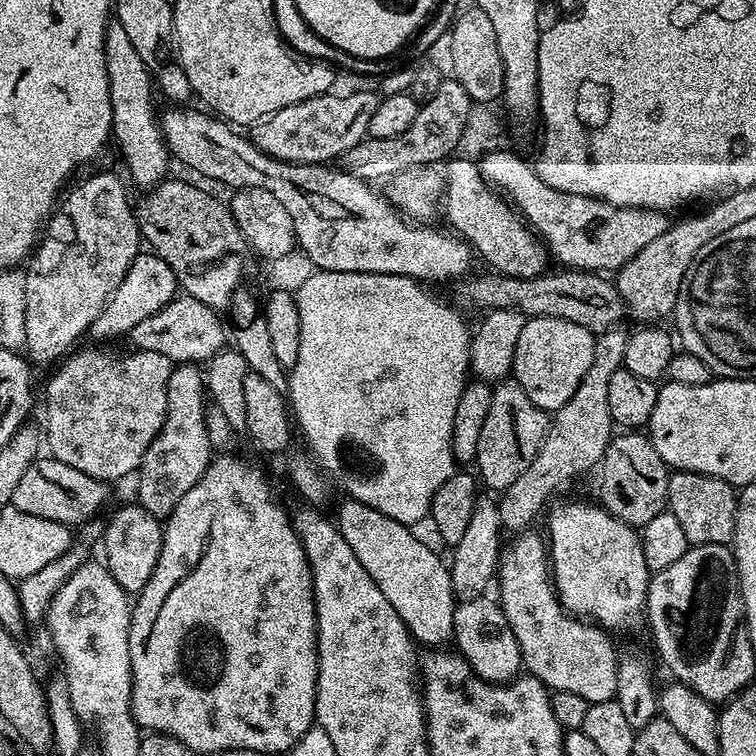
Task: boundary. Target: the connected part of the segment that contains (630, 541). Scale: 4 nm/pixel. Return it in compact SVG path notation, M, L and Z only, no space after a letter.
M564 500L555 504L546 512L546 547L560 605L573 616L587 618L609 633L630 631L639 620L641 623L648 602L650 573L646 558L642 558L639 531L614 518L596 502Z

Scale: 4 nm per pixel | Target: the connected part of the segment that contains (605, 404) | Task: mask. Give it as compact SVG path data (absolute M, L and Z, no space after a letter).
M609 330L601 332L596 336L596 345L594 346L594 362L590 362L590 370L586 370L586 378L582 378L582 382L578 382L578 390L574 390L574 398L570 398L570 402L566 402L566 406L562 406L548 421L548 432L544 435L542 446L538 450L538 454L534 458L534 462L530 462L530 466L526 466L526 470L522 470L522 474L518 474L518 478L514 478L514 482L509 488L505 488L499 497L500 506L500 526L501 529L507 530L509 533L519 534L529 527L528 524L536 515L545 511L546 505L553 499L552 492L556 492L559 488L567 486L571 480L579 478L583 472L588 472L597 467L600 459L606 454L606 446L612 440L614 435L614 425L610 418L610 377L612 377L624 363L624 355L626 354L626 342L629 338L627 331Z

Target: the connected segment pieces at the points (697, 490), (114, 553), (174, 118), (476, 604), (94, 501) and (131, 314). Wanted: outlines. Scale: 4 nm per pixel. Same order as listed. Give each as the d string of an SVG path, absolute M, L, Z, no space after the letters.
M673 471L668 478L667 511L678 518L682 531L686 533L689 545L727 544L731 545L736 529L736 501L738 492L733 485L722 478L714 478L697 472Z
M138 502L124 504L102 528L102 545L106 566L118 586L129 594L139 594L150 582L150 574L154 574L154 566L158 562L158 554L162 550L164 530L161 521L145 510Z
M168 106L168 109L159 113L158 119L160 121L160 129L164 135L164 140L168 144L168 151L173 157L176 156L189 168L192 172L197 172L200 176L205 176L208 180L217 180L220 184L225 184L229 190L237 190L248 187L264 187L270 191L279 202L282 202L283 209L290 214L290 220L293 222L293 234L295 236L295 243L298 245L299 251L310 258L310 262L315 264L317 269L326 272L377 272L378 274L386 274L387 276L411 276L420 282L429 282L428 280L448 280L447 282L455 282L471 273L472 260L474 261L474 253L468 247L467 240L461 238L455 231L447 230L443 232L440 228L428 228L427 223L413 222L405 218L393 206L391 200L383 191L375 192L373 185L366 180L359 180L354 178L354 174L344 171L339 166L333 166L331 163L327 164L295 164L294 162L286 162L274 158L270 154L266 154L262 150L258 150L258 146L254 146L254 142L243 131L237 130L233 125L229 124L227 120L213 114L211 111L203 110L199 112L196 108L191 106Z
M488 594L461 599L454 610L454 644L459 655L472 667L476 676L491 684L507 684L522 672L518 638L506 622L499 603Z
M37 458L26 470L26 474L22 474L22 479L14 489L11 507L26 514L34 514L34 518L80 526L91 521L95 517L92 515L107 502L108 488L107 483L90 478L90 474L82 474L82 470L74 470L74 466L66 466L66 462Z
M151 250L141 251L139 256L130 262L130 270L126 270L126 278L118 282L118 290L106 302L102 314L94 318L94 322L88 328L87 335L93 336L93 341L110 342L114 336L127 337L138 326L138 322L146 322L158 310L162 310L171 300L176 299L178 295L178 285L174 270L166 266L166 262L161 256L156 255Z

